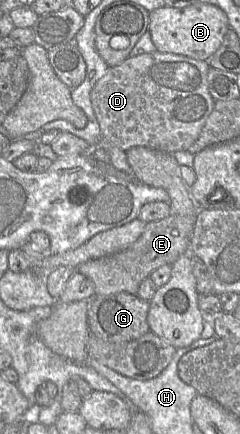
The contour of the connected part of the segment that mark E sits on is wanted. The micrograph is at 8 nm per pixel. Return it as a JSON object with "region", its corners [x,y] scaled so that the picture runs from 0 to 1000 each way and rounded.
{"region":[[[733,493],[621,512],[583,546],[533,571],[342,606],[317,618],[317,624],[383,645],[396,659],[396,682],[496,673],[567,677],[583,652],[642,622],[679,611],[717,611],[750,590],[788,583],[808,516],[813,498]]]}

